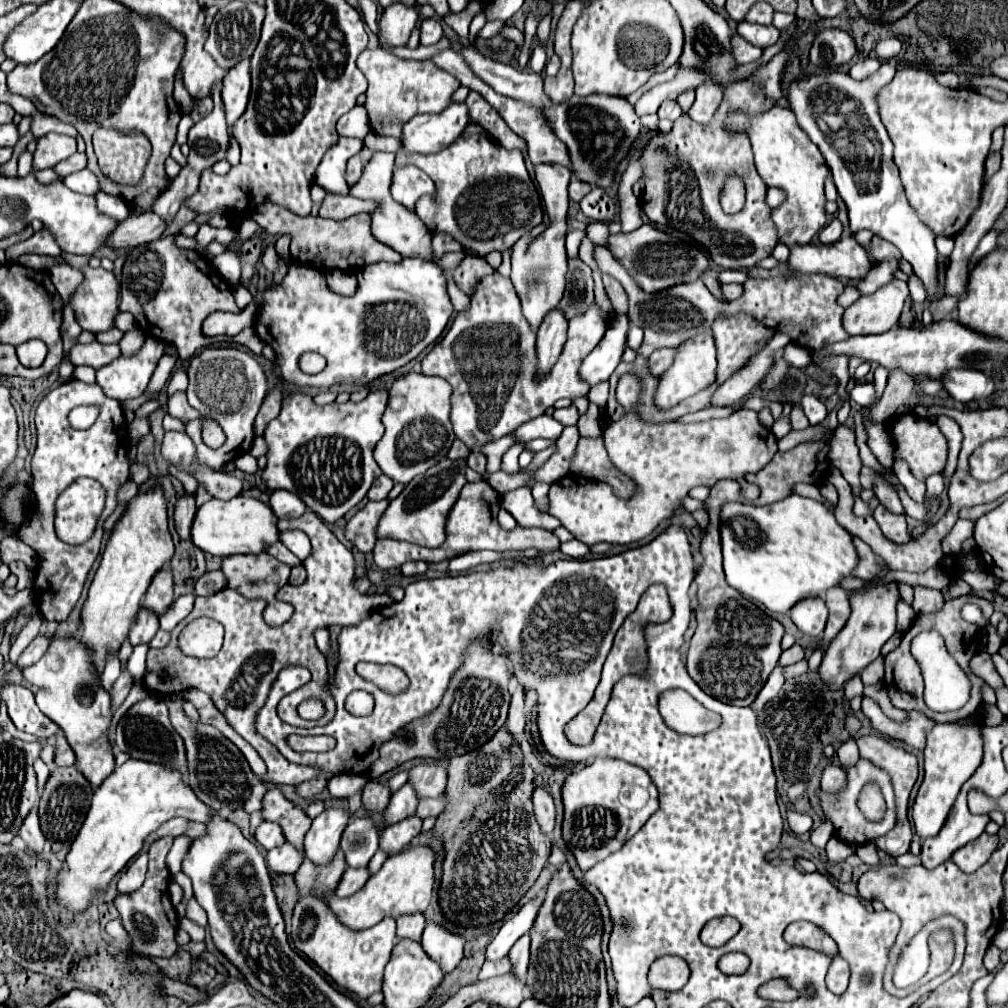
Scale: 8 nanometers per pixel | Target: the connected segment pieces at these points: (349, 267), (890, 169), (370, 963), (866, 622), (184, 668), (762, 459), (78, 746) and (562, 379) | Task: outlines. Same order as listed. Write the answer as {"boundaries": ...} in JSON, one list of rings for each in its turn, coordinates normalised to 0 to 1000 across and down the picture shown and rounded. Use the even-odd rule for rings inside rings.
{"boundaries":[[[[355,211],[341,219],[329,219],[319,215],[304,215],[298,223],[290,229],[290,243],[288,253],[292,259],[302,263],[315,263],[321,261],[321,257],[331,255],[331,267],[337,269],[357,269],[357,265],[375,261],[375,259],[397,259],[399,253],[393,251],[389,245],[377,241],[367,231],[367,211]]],[[[875,63],[871,72],[861,76],[859,80],[847,80],[839,72],[815,72],[804,74],[784,84],[784,108],[790,112],[794,126],[804,134],[804,138],[815,150],[827,182],[831,186],[831,193],[837,197],[843,215],[843,229],[849,231],[853,227],[863,227],[867,233],[887,241],[895,255],[907,265],[907,271],[913,275],[923,305],[929,305],[933,299],[933,277],[931,277],[931,251],[927,245],[927,233],[917,221],[909,217],[909,211],[899,199],[891,168],[885,160],[885,140],[873,120],[871,106],[867,102],[867,94],[873,86],[883,82],[889,66],[883,63]],[[835,102],[845,102],[845,108],[851,108],[851,124],[841,122],[841,114],[837,112],[835,120],[829,118]]],[[[312,888],[300,890],[294,900],[292,900],[292,910],[290,910],[290,934],[296,943],[300,943],[306,951],[310,951],[323,967],[327,967],[333,977],[353,989],[365,991],[369,985],[379,981],[379,963],[387,951],[389,939],[393,934],[393,916],[389,910],[381,910],[375,918],[359,924],[349,924],[347,920],[339,918],[333,910],[333,906],[327,902],[325,896]],[[312,910],[313,912],[313,922],[312,926],[300,934],[296,928],[296,920],[302,912]]],[[[871,580],[861,586],[845,586],[843,600],[845,610],[839,618],[839,622],[829,630],[829,634],[823,638],[821,646],[817,648],[815,660],[813,660],[813,674],[825,684],[835,684],[847,670],[851,670],[857,662],[861,662],[867,654],[873,652],[875,640],[887,630],[889,626],[889,598],[893,594],[891,580]]],[[[304,507],[296,515],[278,515],[276,523],[278,523],[278,527],[298,525],[310,537],[310,551],[306,555],[304,576],[300,580],[286,578],[274,588],[274,594],[286,594],[286,598],[292,602],[292,610],[282,620],[268,622],[268,620],[264,620],[264,616],[260,612],[260,608],[264,604],[264,596],[240,594],[238,588],[228,586],[228,584],[216,586],[214,590],[208,590],[208,592],[194,592],[190,608],[177,622],[173,622],[173,626],[169,628],[171,630],[169,638],[161,644],[147,646],[143,670],[147,674],[155,672],[155,676],[147,676],[149,680],[145,680],[145,684],[147,684],[147,688],[159,689],[159,691],[175,689],[185,684],[198,684],[198,686],[206,688],[208,693],[212,695],[212,699],[216,701],[216,705],[224,711],[226,719],[236,729],[240,729],[262,753],[262,757],[266,761],[262,775],[270,775],[276,779],[280,779],[280,777],[298,779],[298,777],[308,775],[310,771],[317,769],[317,763],[313,763],[312,759],[306,761],[306,759],[286,757],[266,735],[262,735],[258,729],[254,729],[254,725],[250,725],[250,713],[252,713],[254,705],[262,699],[262,693],[268,686],[270,674],[274,674],[274,666],[278,666],[284,660],[302,660],[310,668],[310,674],[306,680],[294,684],[292,688],[284,689],[277,696],[275,706],[280,715],[284,715],[288,719],[296,719],[296,721],[312,721],[313,717],[315,719],[327,717],[329,709],[333,707],[333,699],[331,699],[329,688],[325,686],[327,684],[325,658],[323,658],[323,652],[317,650],[317,646],[313,642],[312,626],[317,622],[329,622],[329,620],[335,620],[335,622],[355,620],[357,616],[365,614],[377,602],[389,600],[391,594],[389,592],[365,592],[365,590],[359,590],[351,582],[351,551],[349,551],[349,547],[345,543],[341,543],[331,533],[331,529],[321,521],[321,517],[312,507]],[[194,612],[208,612],[208,614],[214,614],[222,620],[222,624],[224,624],[222,644],[218,644],[218,648],[206,656],[179,656],[179,644],[175,642],[177,628],[181,626],[181,620],[185,620],[188,614],[194,614]],[[308,692],[321,695],[323,709],[319,713],[302,715],[296,709],[294,701],[298,699],[298,695]]],[[[619,370],[615,374],[611,396],[619,404],[619,412],[599,428],[603,453],[615,469],[629,477],[629,491],[623,495],[611,493],[603,479],[575,475],[567,469],[546,481],[544,509],[556,515],[569,535],[581,541],[597,537],[623,541],[635,537],[677,503],[677,497],[687,483],[706,483],[718,473],[736,475],[740,469],[758,465],[772,447],[770,432],[754,420],[752,410],[746,406],[738,404],[724,414],[692,420],[677,420],[675,416],[645,420],[633,410],[635,388],[637,378],[631,370]]],[[[52,632],[50,642],[44,648],[44,652],[38,658],[34,658],[32,662],[26,662],[22,668],[28,678],[38,682],[36,699],[40,701],[40,705],[46,711],[50,711],[65,727],[65,733],[75,747],[75,761],[85,769],[85,773],[93,781],[97,781],[113,765],[113,749],[109,745],[109,733],[107,733],[107,719],[109,719],[111,707],[109,707],[109,689],[99,678],[97,664],[91,660],[89,642],[85,642],[75,632]]],[[[488,271],[474,279],[466,305],[452,313],[442,334],[419,356],[421,372],[437,372],[448,382],[446,418],[452,434],[466,445],[496,436],[520,418],[536,414],[558,394],[569,396],[585,388],[585,384],[573,376],[573,364],[603,326],[603,316],[597,314],[595,305],[587,301],[583,309],[565,316],[563,338],[558,352],[540,372],[532,364],[532,330],[522,322],[508,277]]]]}

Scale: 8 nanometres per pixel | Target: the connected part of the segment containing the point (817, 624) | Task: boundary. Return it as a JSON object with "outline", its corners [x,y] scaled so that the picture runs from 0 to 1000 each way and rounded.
{"outline":[[[800,594],[798,598],[786,602],[784,612],[796,628],[804,632],[813,632],[821,616],[821,604],[815,594]]]}

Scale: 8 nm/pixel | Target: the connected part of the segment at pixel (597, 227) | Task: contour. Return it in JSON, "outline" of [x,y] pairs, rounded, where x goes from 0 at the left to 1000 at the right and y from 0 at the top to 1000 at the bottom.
{"outline":[[[587,221],[587,223],[583,223],[583,235],[589,241],[601,245],[603,243],[603,233],[605,231],[603,231],[603,223],[601,221]]]}

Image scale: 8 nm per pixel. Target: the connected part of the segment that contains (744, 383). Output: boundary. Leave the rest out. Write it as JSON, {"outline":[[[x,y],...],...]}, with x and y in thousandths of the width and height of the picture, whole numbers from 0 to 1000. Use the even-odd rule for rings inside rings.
{"outline":[[[770,330],[770,332],[766,334],[766,338],[762,340],[762,344],[758,344],[756,350],[752,350],[750,354],[746,354],[734,368],[726,370],[724,376],[714,382],[714,386],[712,386],[710,392],[708,392],[706,402],[718,404],[718,402],[722,402],[722,400],[732,398],[734,394],[738,394],[740,390],[744,390],[748,384],[752,384],[752,378],[756,378],[756,376],[762,372],[764,360],[768,358],[768,356],[766,356],[766,350],[768,350],[770,346],[776,346],[776,344],[782,342],[782,340],[784,340],[784,336],[782,336],[780,332]]]}

